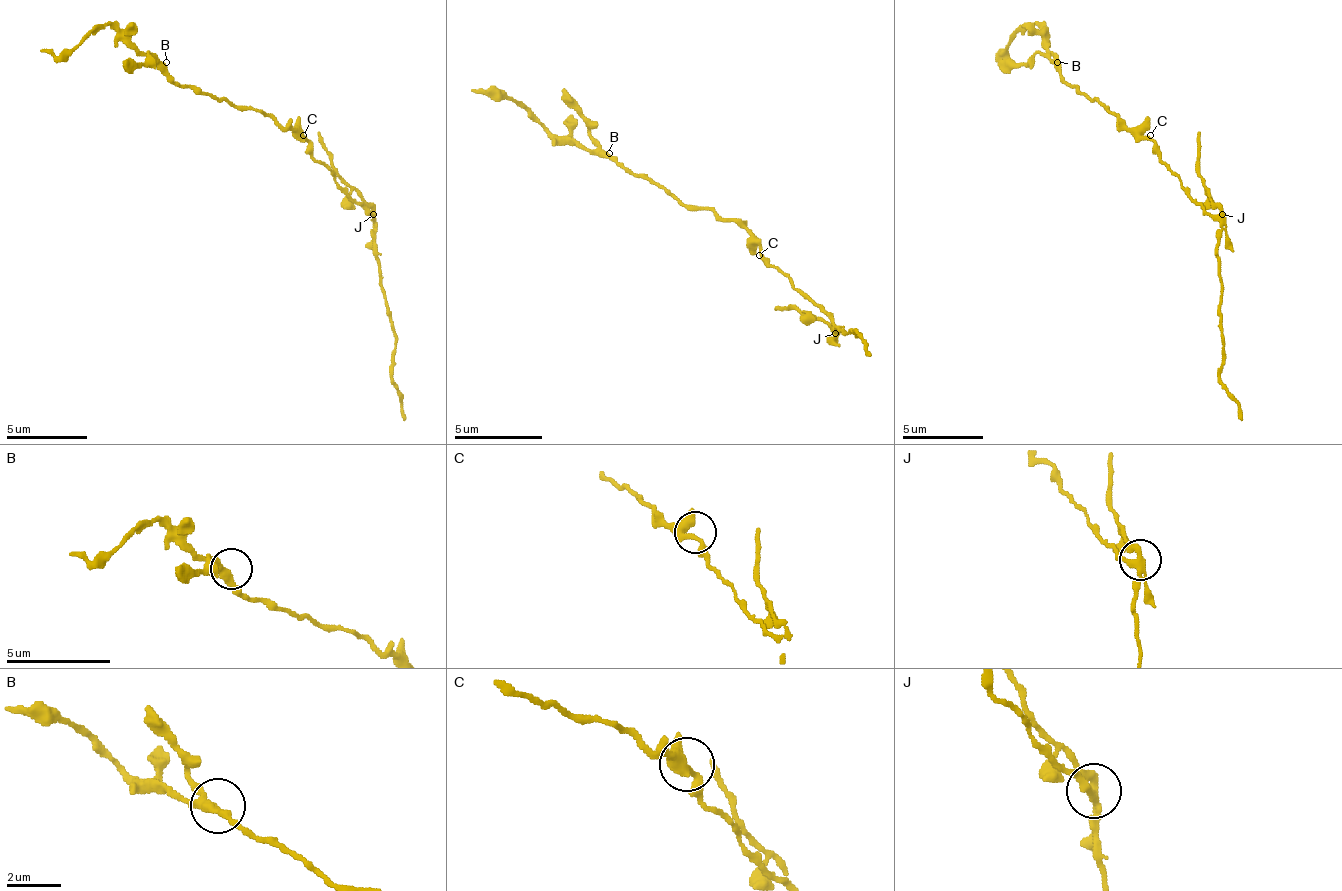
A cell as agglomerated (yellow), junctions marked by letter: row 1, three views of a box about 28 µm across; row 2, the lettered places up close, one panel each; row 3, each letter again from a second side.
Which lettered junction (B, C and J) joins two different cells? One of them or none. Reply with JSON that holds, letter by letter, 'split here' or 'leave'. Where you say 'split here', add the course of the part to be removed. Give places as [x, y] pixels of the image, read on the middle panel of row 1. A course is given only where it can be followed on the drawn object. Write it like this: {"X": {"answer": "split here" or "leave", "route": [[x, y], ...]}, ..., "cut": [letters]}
{"B": {"answer": "leave"}, "C": {"answer": "leave"}, "J": {"answer": "split here", "route": [[834, 334], [794, 308], [777, 308]]}, "cut": ["J"]}

